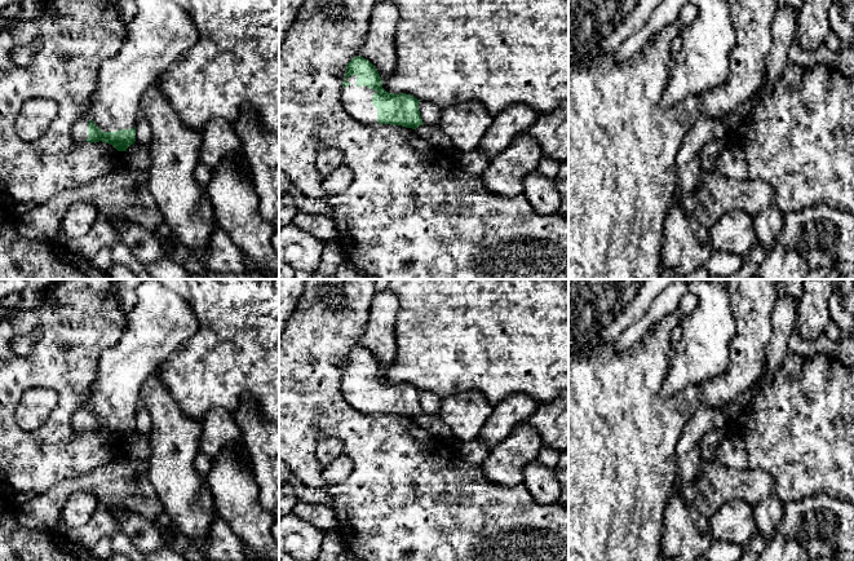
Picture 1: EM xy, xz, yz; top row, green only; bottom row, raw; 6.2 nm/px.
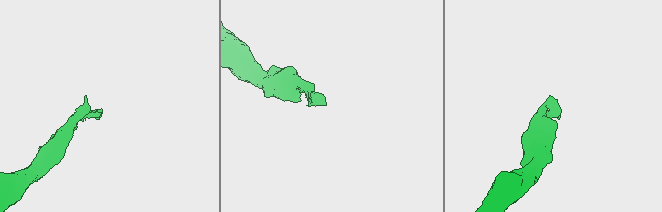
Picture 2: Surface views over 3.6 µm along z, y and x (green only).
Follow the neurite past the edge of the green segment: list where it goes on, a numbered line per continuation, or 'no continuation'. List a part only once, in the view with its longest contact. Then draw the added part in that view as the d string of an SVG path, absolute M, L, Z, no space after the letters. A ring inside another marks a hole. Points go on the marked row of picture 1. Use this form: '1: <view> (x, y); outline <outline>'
1: xz (357, 101); outline M355 75L349 76L346 81L350 85L344 87L341 93L341 101L346 112L362 124L376 124L377 109L372 105L372 96L376 90L363 85L358 88Z

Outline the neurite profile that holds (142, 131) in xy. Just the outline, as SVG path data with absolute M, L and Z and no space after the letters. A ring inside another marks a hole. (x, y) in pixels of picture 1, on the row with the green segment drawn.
M140 115L136 122L136 142L140 145L150 143L151 141L151 128L149 120Z

